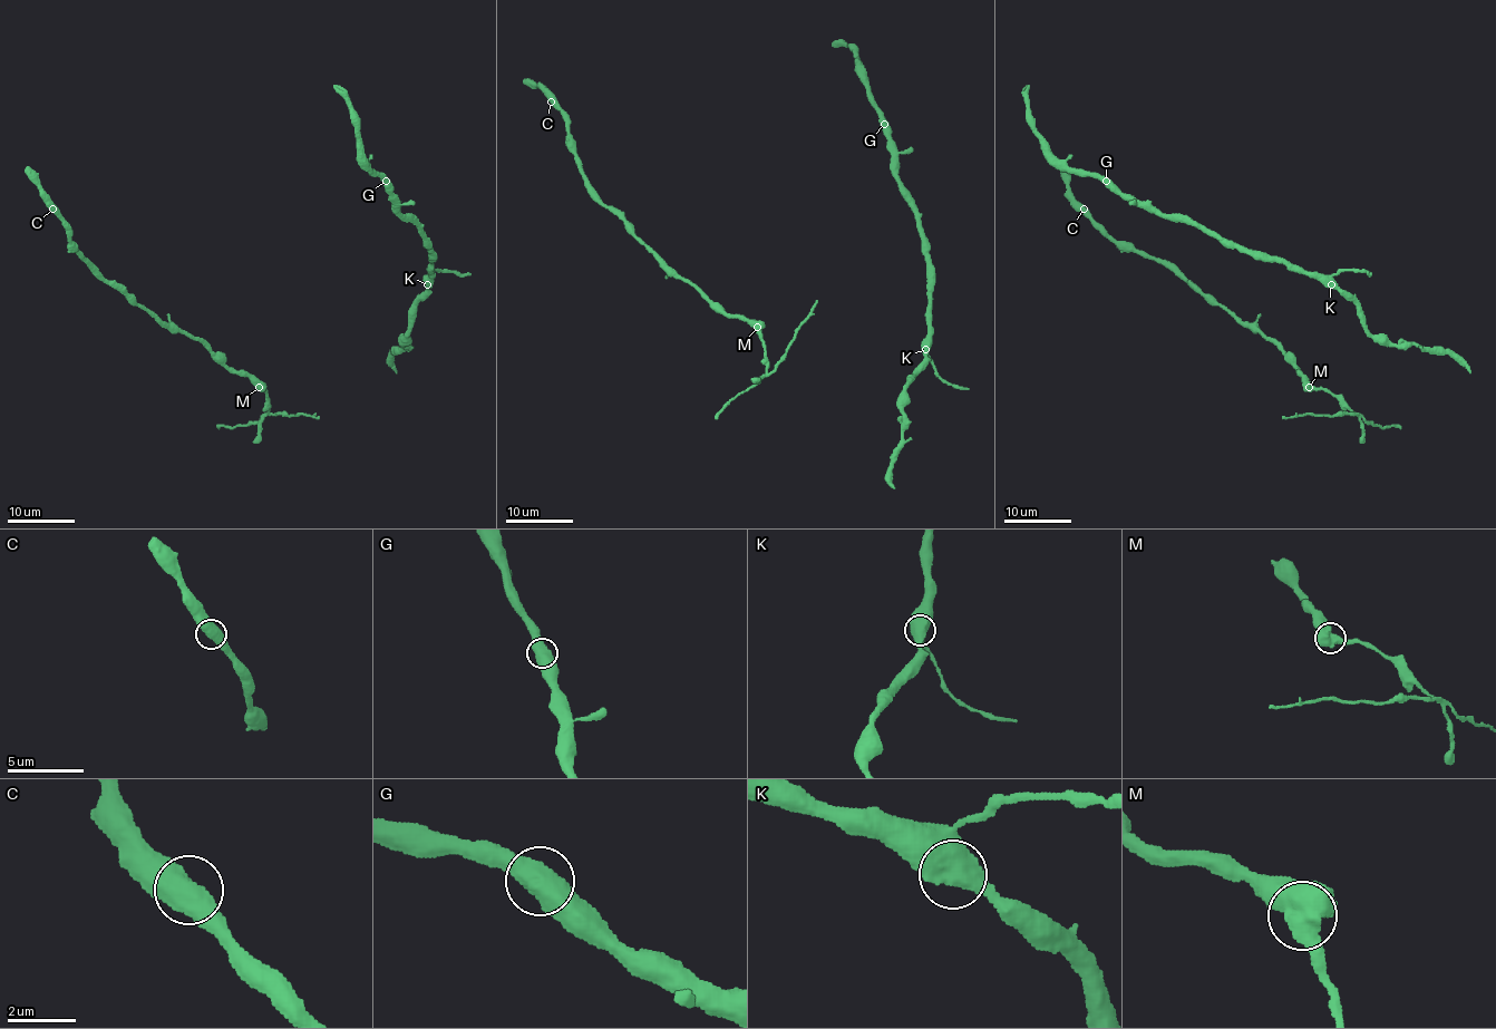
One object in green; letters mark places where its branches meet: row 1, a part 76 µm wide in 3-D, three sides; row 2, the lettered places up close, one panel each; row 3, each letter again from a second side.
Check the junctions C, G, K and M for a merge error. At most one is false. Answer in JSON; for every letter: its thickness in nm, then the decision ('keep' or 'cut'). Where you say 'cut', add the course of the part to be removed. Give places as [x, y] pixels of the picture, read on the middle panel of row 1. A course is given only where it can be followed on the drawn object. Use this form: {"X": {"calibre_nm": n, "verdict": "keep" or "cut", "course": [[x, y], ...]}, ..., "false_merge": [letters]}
{"C": {"calibre_nm": 650, "verdict": "keep"}, "G": {"calibre_nm": 600, "verdict": "keep"}, "K": {"calibre_nm": 600, "verdict": "keep"}, "M": {"calibre_nm": 700, "verdict": "cut", "course": [[758, 327], [766, 372], [769, 374], [816, 300]]}, "false_merge": ["M"]}

